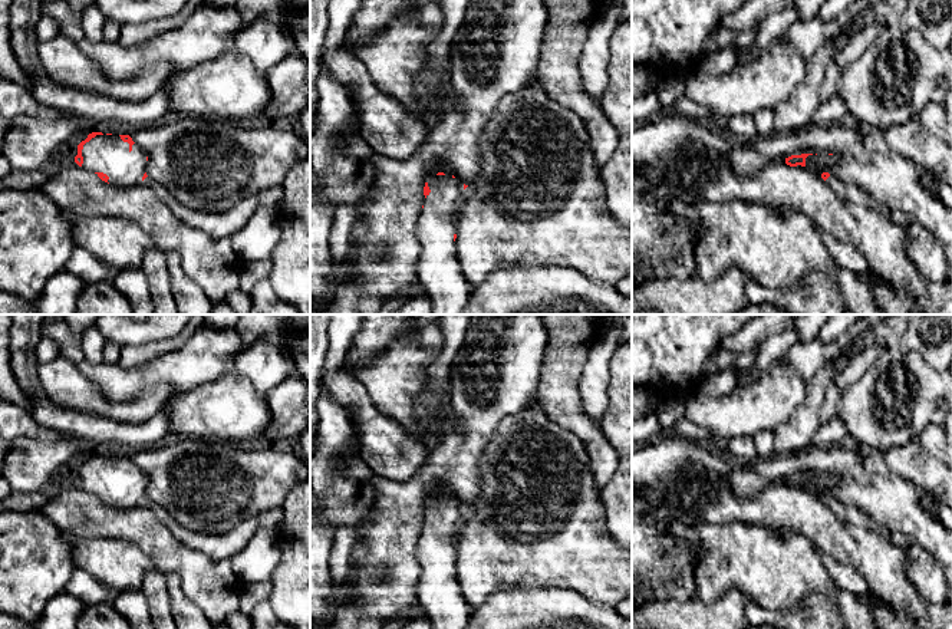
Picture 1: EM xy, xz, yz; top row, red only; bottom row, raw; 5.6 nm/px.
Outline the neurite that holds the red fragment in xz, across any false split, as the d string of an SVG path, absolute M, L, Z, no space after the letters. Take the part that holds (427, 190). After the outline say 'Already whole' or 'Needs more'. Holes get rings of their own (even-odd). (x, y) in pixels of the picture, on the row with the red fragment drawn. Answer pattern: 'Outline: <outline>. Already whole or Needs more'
Outline: M444 172L431 177L424 187L425 201L416 223L421 248L415 274L432 304L431 314L462 314L472 292L457 260L455 246L454 213L467 187Z. Needs more

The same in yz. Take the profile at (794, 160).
Outline: M801 154L801 155L791 155L785 158L785 164L790 167L806 167L806 165L821 165L830 167L837 164L837 158L833 154Z. Needs more

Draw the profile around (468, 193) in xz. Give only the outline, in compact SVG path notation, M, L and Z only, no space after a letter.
M468 185L468 187L462 191L462 194L461 194L461 197L459 197L459 201L457 202L457 207L455 207L455 213L454 213L455 223L457 223L457 220L461 217L461 214L462 214L462 211L464 211L465 202L470 201L470 200L472 200L474 195L475 195L475 191L474 191L474 188L472 188L471 185Z

